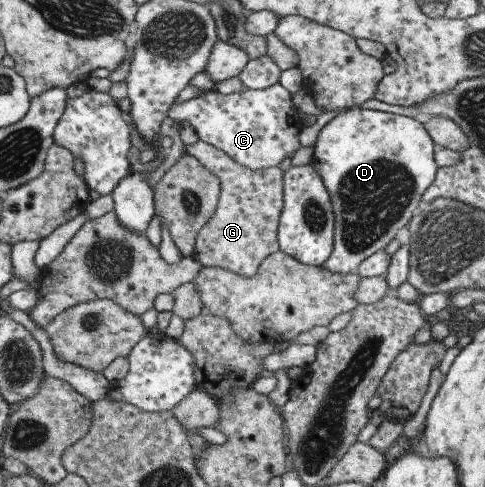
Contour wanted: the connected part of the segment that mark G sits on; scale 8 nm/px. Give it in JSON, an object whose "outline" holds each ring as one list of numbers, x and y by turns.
{"outline":[[196,140,196,142,186,146,185,152,198,160,205,169,208,169,219,180,219,199,214,214,198,231,192,257,202,267,220,267,231,270,243,277,254,276,262,260,279,250,277,220,283,205,283,172,277,166,255,171,245,169,222,151,201,140]]}

